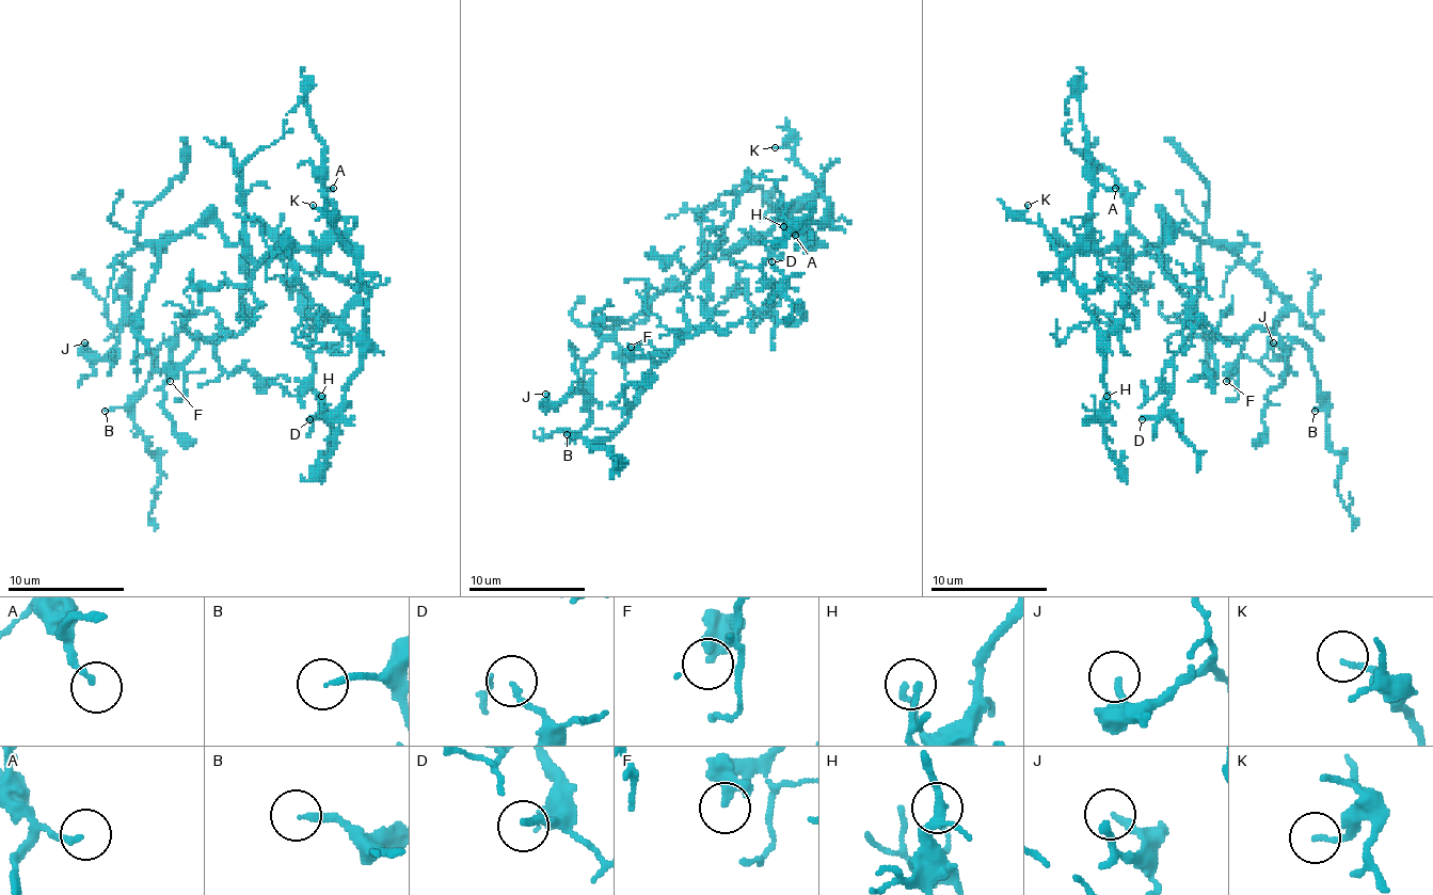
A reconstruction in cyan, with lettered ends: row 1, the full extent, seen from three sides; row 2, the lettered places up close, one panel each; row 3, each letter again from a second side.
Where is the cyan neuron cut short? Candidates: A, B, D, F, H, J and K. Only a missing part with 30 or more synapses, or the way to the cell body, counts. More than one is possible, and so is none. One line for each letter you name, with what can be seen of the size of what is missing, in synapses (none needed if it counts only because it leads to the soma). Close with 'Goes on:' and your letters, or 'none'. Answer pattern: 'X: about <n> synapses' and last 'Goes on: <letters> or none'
Goes on: none

